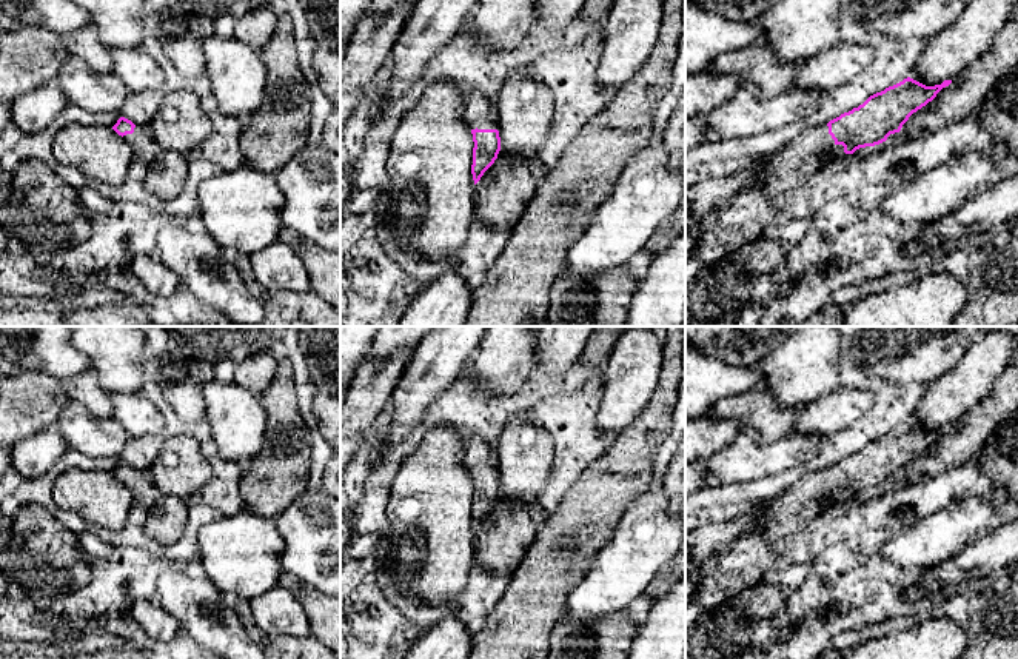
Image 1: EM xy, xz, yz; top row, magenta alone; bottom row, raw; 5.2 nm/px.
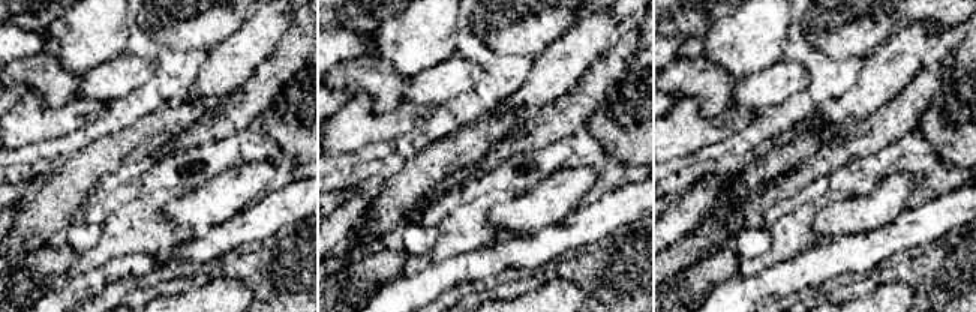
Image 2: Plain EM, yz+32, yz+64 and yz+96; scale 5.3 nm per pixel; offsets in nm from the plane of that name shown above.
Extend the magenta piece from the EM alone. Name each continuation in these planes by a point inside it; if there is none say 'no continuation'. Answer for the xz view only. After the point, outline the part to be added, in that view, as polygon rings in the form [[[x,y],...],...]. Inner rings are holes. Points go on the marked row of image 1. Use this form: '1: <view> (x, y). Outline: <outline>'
1: xz (479, 111). Outline: [[[473,94],[465,100],[464,119],[470,129],[497,129],[497,109],[494,100],[484,94]]]

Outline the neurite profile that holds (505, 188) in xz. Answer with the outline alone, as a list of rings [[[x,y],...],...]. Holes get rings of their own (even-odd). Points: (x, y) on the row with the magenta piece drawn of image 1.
[[[501,148],[494,163],[474,185],[476,214],[496,231],[507,231],[522,217],[536,182],[514,156]]]

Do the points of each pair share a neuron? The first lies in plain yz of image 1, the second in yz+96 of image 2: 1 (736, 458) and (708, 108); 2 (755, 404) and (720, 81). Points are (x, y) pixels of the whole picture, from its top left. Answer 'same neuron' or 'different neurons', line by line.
1: different neurons
2: same neuron

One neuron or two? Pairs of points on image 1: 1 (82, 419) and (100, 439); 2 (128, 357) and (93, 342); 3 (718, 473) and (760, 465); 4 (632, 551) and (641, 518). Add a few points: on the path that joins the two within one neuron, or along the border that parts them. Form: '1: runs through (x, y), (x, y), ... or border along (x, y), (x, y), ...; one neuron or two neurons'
1: runs through (85, 424), (96, 434); one neuron
2: runs through (119, 350), (111, 342), (102, 342); one neuron
3: runs through (729, 465), (749, 465); one neuron
4: runs through (639, 544), (641, 525); one neuron

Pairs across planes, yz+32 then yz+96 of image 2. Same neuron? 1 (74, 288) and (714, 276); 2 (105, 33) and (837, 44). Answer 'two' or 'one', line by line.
1: two
2: two

